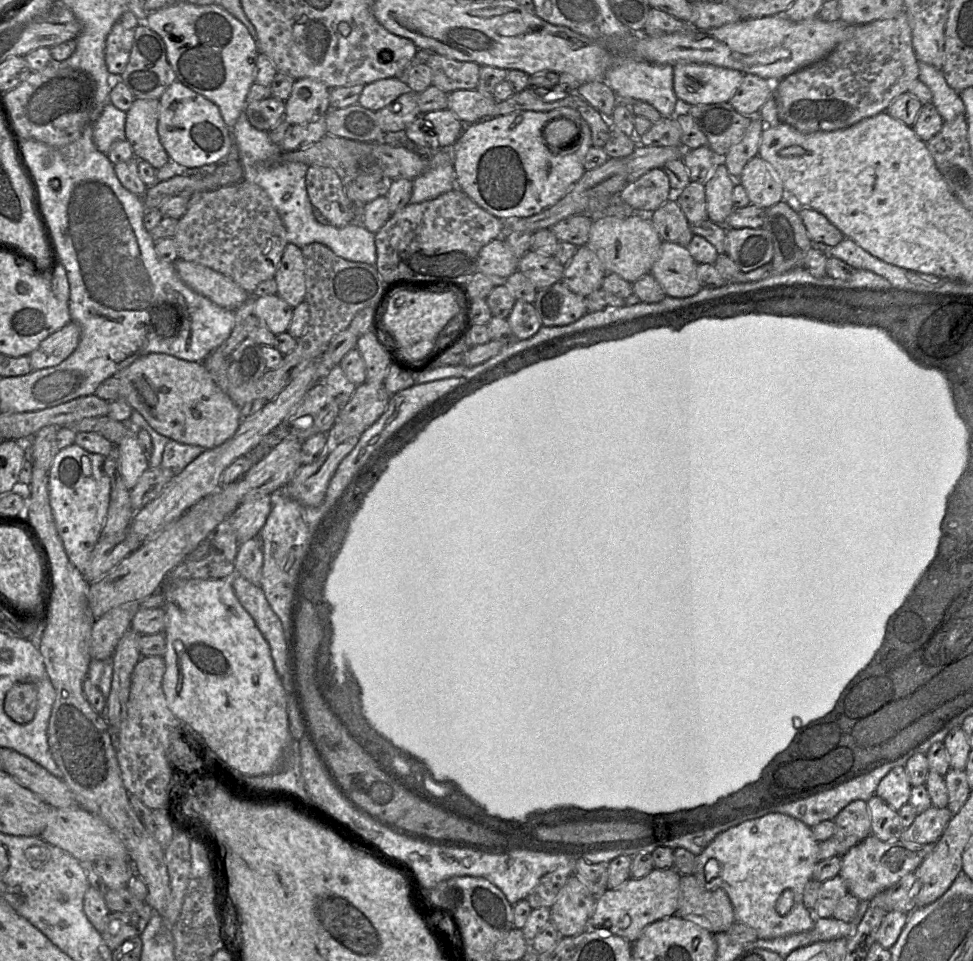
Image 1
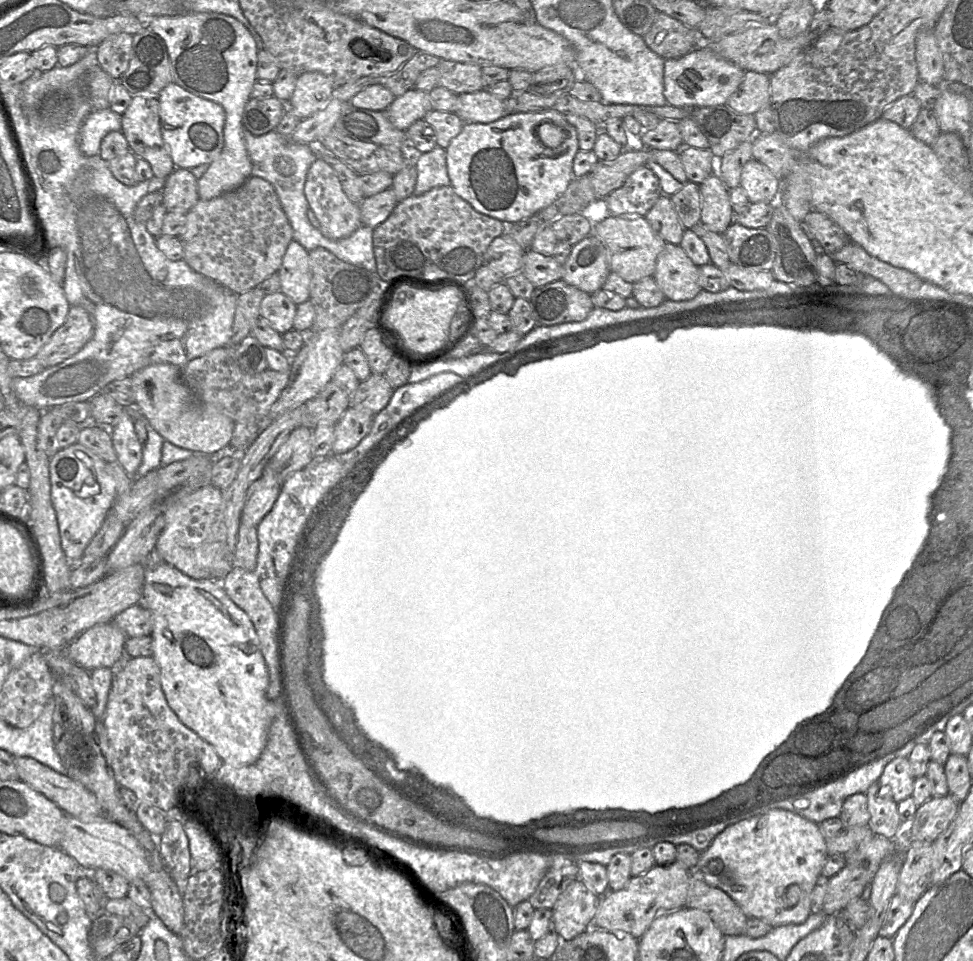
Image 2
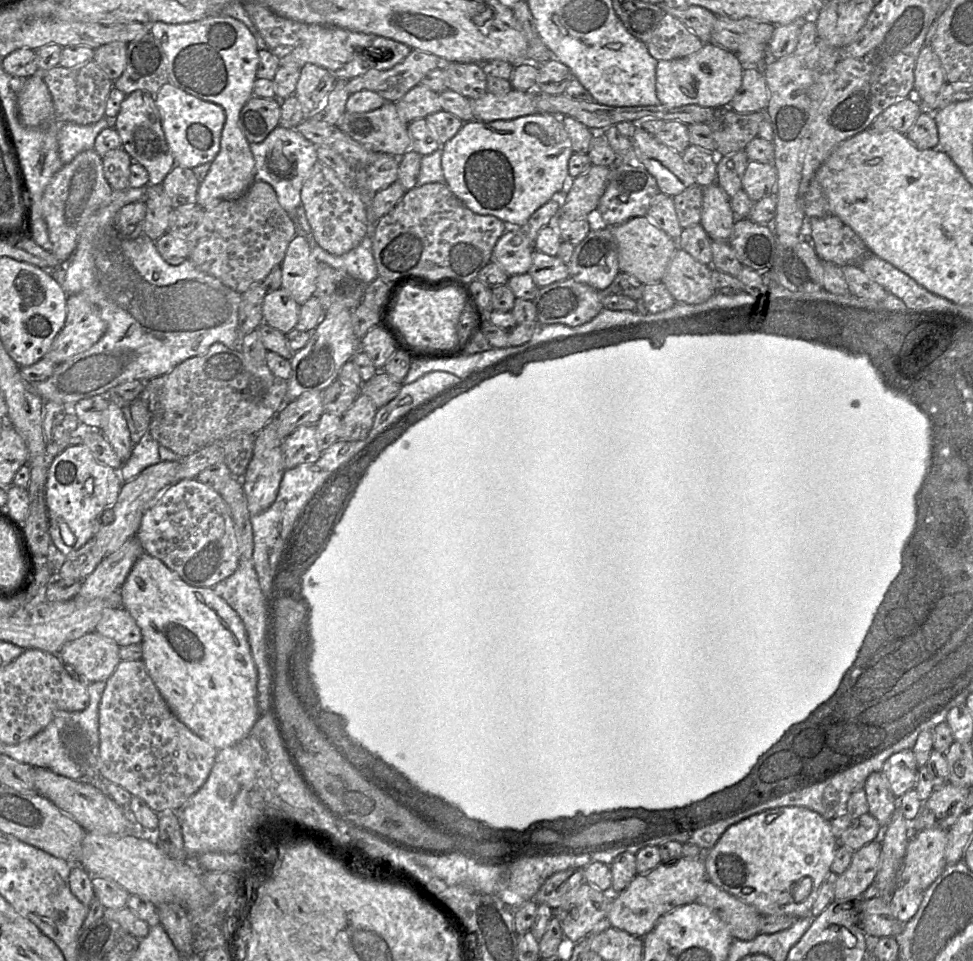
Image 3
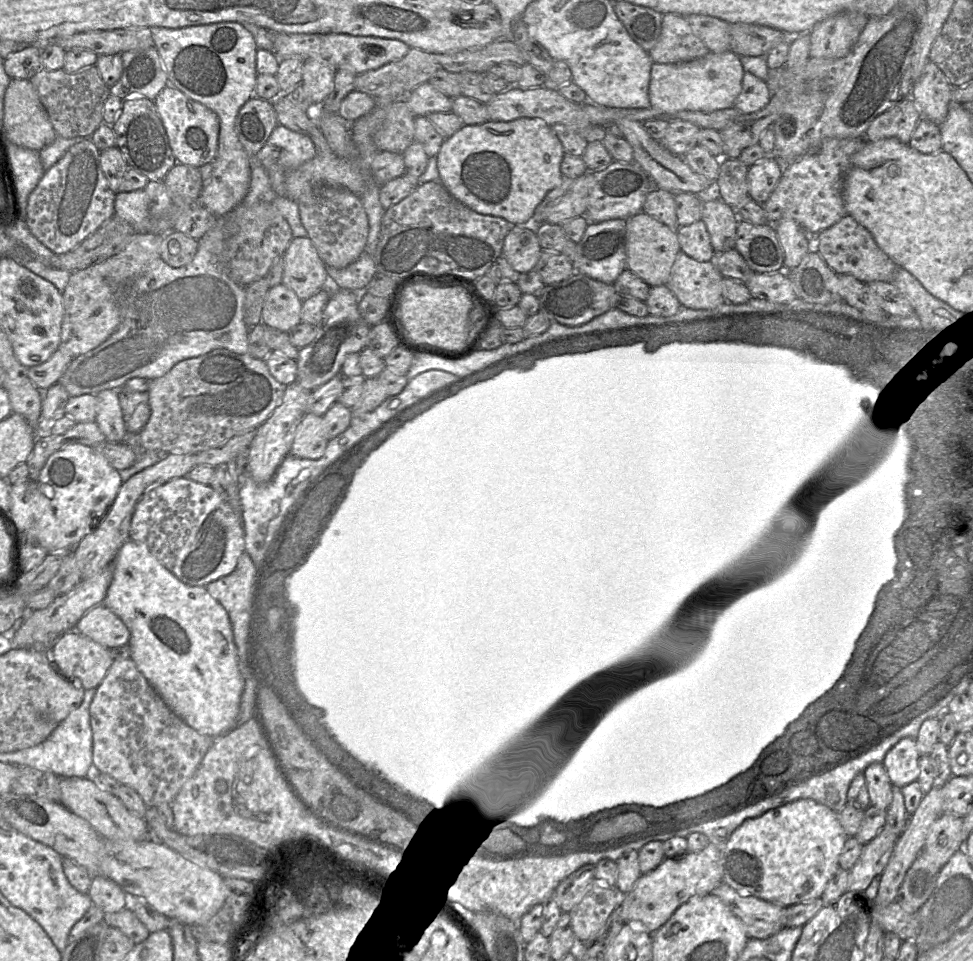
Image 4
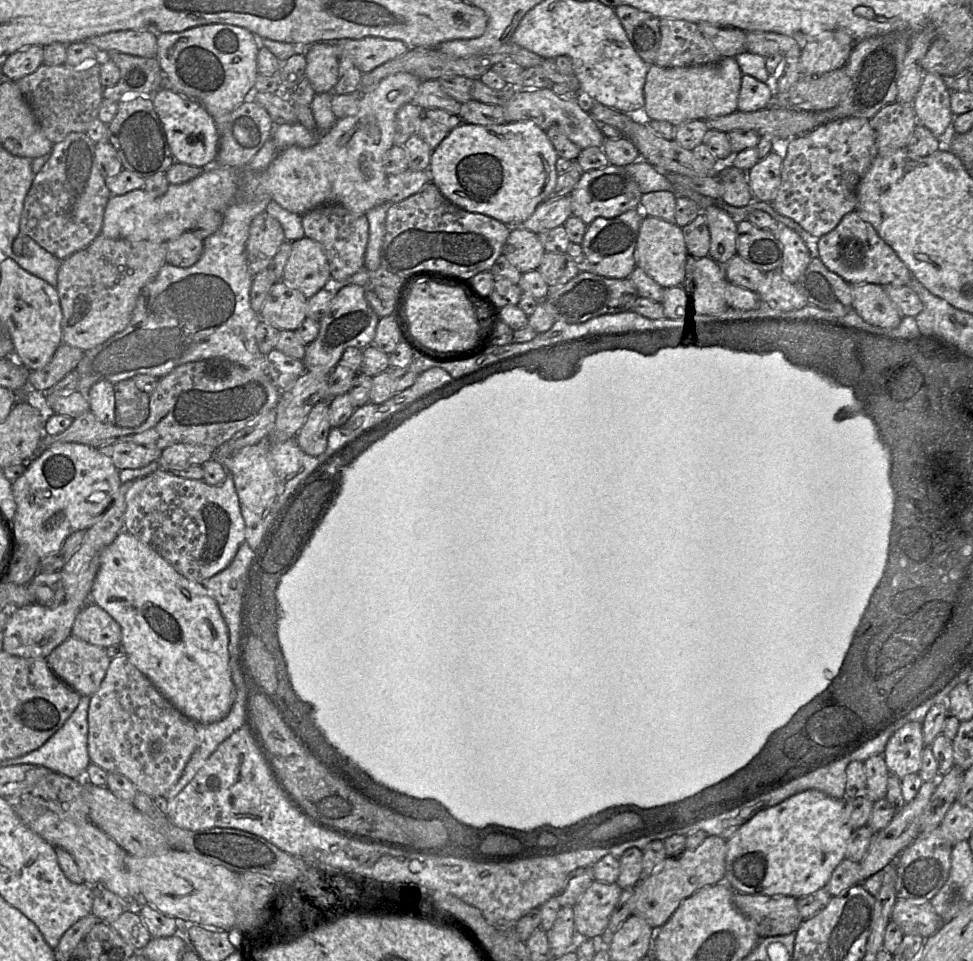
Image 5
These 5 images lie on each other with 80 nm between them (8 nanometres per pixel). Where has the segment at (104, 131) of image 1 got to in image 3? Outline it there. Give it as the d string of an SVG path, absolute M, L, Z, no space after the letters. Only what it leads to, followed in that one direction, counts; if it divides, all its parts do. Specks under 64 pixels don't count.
M104 116L98 122L89 125L61 123L58 147L62 163L67 164L79 153L94 149L98 134L107 127L113 127L113 121Z

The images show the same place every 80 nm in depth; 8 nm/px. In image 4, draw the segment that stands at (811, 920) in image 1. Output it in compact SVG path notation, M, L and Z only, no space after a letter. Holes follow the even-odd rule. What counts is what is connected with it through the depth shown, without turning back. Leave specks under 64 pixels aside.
M801 799L776 809L767 811L763 815L747 819L744 821L728 838L722 847L722 883L727 884L738 893L750 895L762 900L778 904L783 907L789 907L797 903L808 902L815 898L820 898L828 881L839 867L839 857L848 839L843 827L840 824L838 813L834 812L825 805L819 804L810 799ZM806 882L812 882L812 888L808 893L803 892L802 885Z

